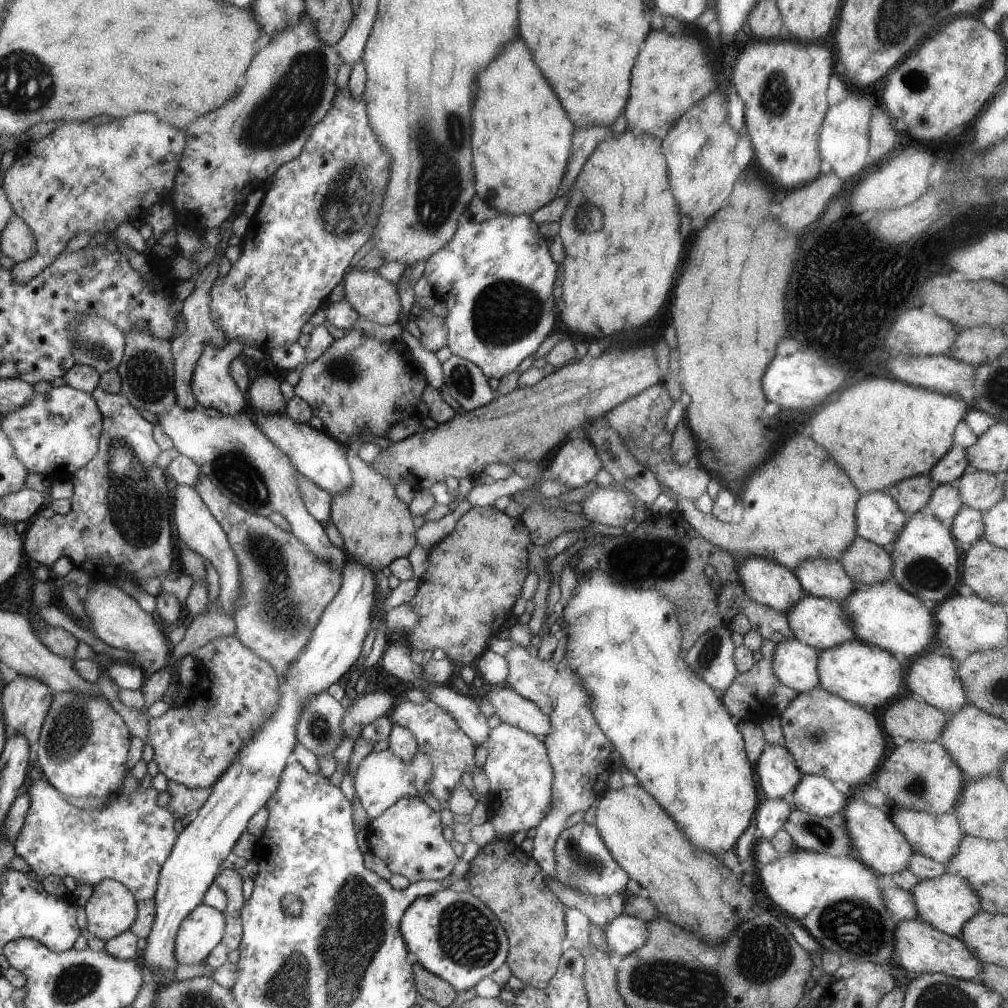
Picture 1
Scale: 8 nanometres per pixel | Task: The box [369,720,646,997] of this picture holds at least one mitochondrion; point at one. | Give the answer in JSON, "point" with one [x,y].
{"point":[466,936]}

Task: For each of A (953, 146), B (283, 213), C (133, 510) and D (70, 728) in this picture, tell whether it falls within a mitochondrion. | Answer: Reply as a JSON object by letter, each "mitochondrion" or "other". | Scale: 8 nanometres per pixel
{"A":"other","B":"other","C":"mitochondrion","D":"mitochondrion"}

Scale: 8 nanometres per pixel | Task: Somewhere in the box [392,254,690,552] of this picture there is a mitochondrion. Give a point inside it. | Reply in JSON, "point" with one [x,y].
{"point":[505,312]}

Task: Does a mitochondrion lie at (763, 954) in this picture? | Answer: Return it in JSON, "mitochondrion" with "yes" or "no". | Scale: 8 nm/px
{"mitochondrion":"yes"}

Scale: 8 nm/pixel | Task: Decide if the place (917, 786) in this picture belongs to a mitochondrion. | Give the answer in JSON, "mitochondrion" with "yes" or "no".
{"mitochondrion":"yes"}

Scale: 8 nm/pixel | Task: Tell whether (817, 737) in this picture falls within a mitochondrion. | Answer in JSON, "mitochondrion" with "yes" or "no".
{"mitochondrion":"yes"}

